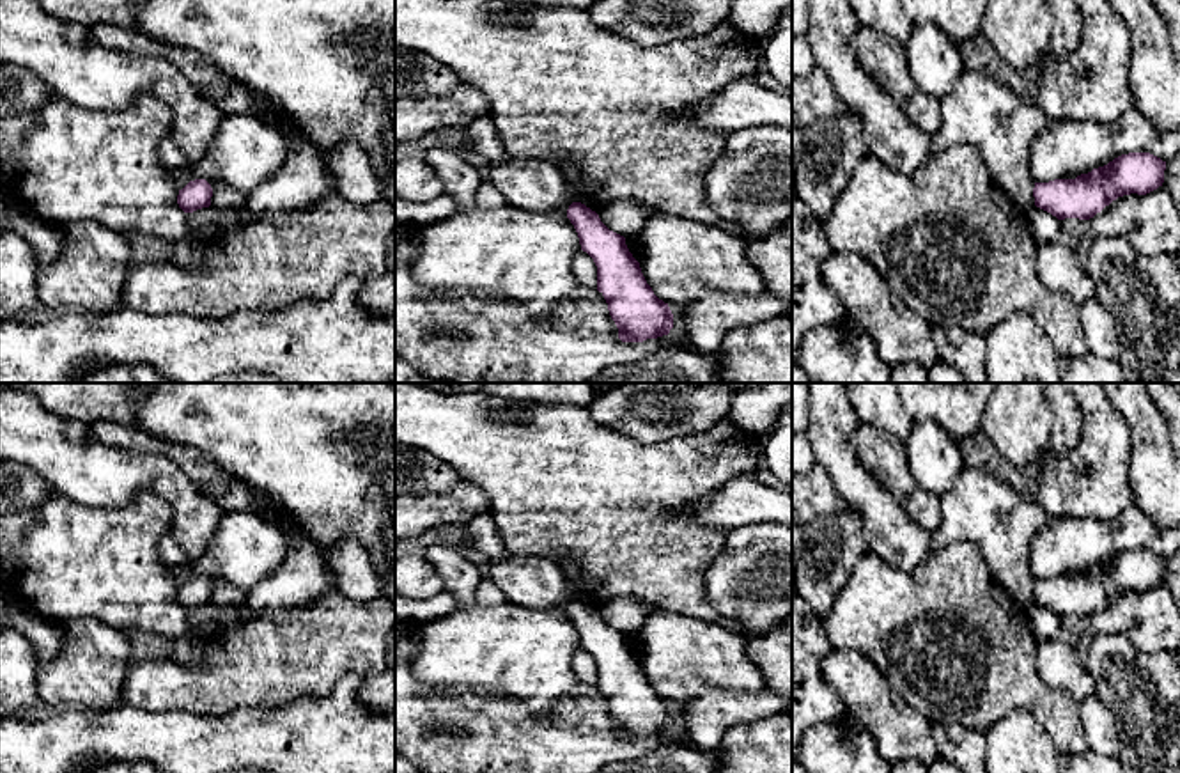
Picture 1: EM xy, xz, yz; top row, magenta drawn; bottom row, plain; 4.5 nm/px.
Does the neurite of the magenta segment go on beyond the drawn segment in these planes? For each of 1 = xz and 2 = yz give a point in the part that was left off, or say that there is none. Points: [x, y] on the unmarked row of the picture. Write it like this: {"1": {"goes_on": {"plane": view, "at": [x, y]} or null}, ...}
{"1": {"goes_on": null}, "2": {"goes_on": null}}

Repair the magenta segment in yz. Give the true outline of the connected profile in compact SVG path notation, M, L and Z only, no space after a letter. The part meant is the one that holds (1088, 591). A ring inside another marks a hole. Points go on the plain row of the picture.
M1129 550L1075 576L1035 580L1035 603L1058 617L1090 617L1123 592L1146 592L1164 580L1166 558L1150 550Z

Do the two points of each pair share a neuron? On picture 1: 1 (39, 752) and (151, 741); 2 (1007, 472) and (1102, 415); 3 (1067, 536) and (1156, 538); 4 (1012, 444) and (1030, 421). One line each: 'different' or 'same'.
1: same
2: same
3: same
4: same

